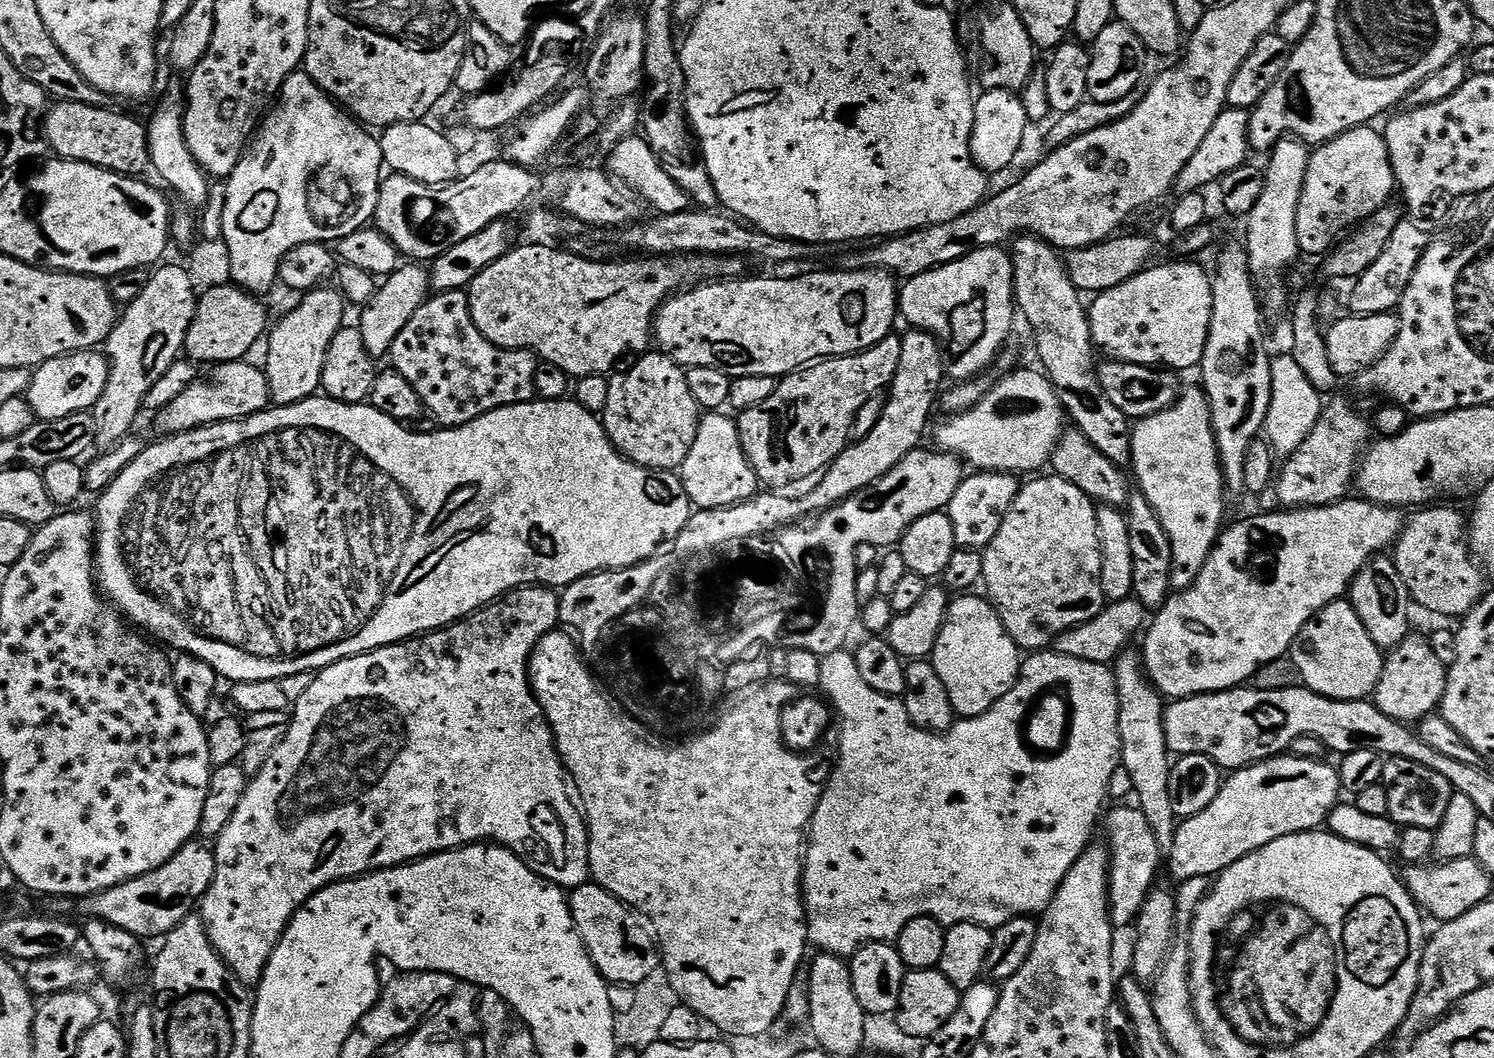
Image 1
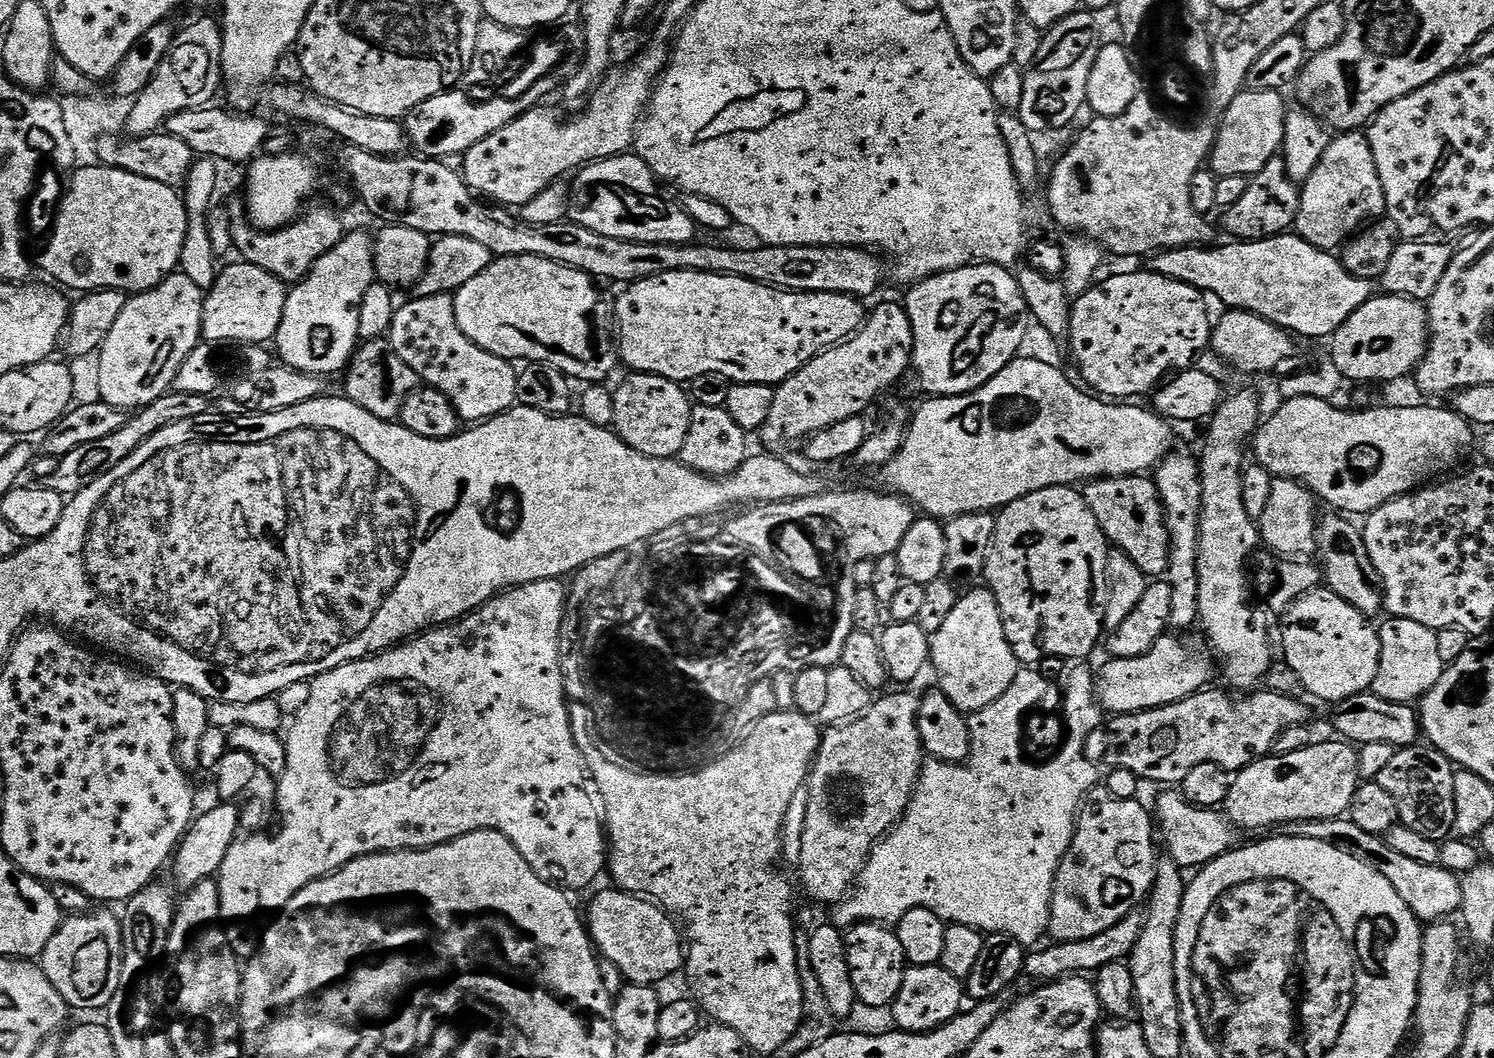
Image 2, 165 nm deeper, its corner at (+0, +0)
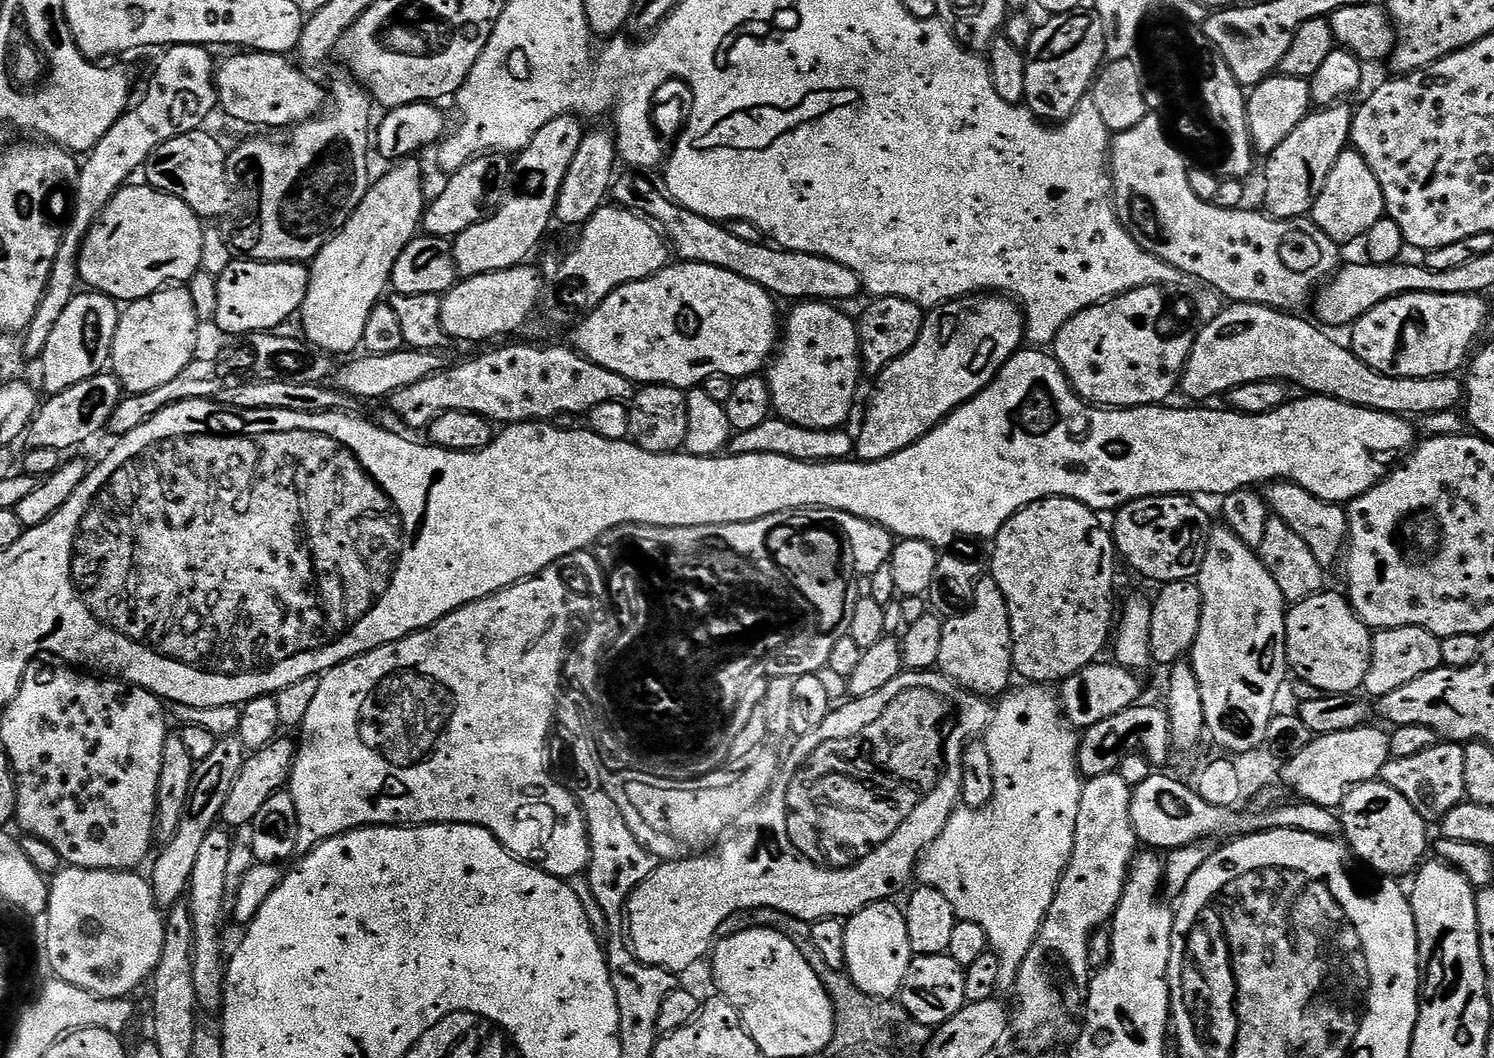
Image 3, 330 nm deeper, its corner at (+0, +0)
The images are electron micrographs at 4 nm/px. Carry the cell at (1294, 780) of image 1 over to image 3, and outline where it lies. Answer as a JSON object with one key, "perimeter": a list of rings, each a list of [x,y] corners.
{"perimeter":[[[1364,725],[1354,730],[1342,730],[1338,734],[1326,734],[1317,736],[1302,750],[1302,754],[1291,756],[1287,762],[1279,769],[1278,776],[1284,779],[1284,784],[1292,792],[1297,792],[1300,800],[1309,800],[1312,804],[1317,804],[1323,808],[1339,809],[1341,802],[1346,798],[1348,789],[1360,784],[1362,781],[1377,779],[1380,770],[1385,762],[1391,757],[1389,750],[1389,733],[1385,729],[1372,728],[1371,725]]]}

